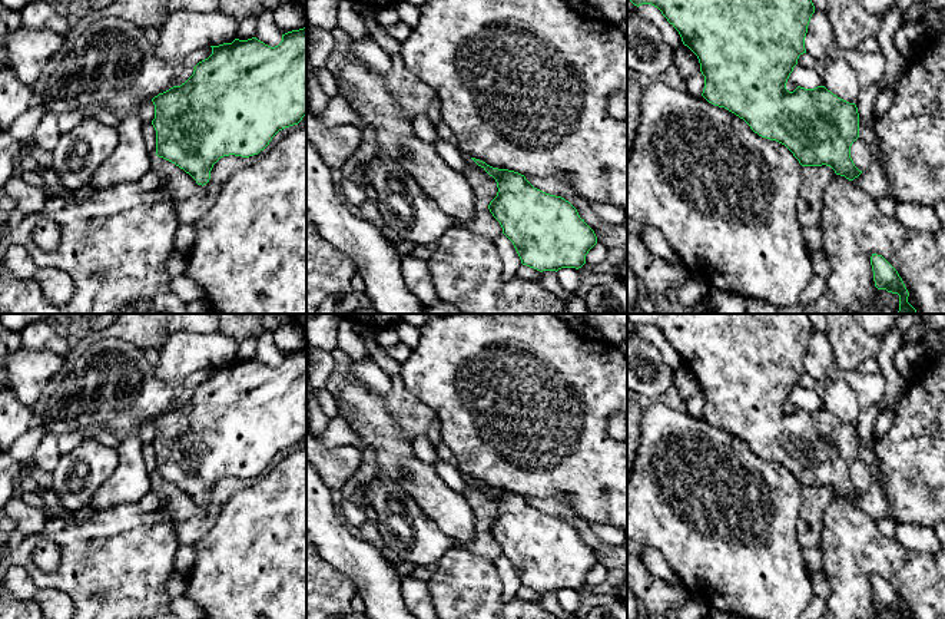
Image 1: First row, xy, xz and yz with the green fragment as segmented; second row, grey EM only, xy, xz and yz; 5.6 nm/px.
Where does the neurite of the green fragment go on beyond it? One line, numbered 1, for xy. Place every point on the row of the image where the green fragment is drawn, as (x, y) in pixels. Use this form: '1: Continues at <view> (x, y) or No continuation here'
1: No continuation here

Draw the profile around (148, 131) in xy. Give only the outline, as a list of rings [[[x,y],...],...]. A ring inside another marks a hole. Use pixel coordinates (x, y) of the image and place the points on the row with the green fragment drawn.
[[[152,122],[142,126],[142,135],[145,138],[146,148],[150,153],[156,150],[156,130]]]

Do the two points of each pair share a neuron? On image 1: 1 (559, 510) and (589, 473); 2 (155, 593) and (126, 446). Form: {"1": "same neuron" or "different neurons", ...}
{"1": "different neurons", "2": "different neurons"}

